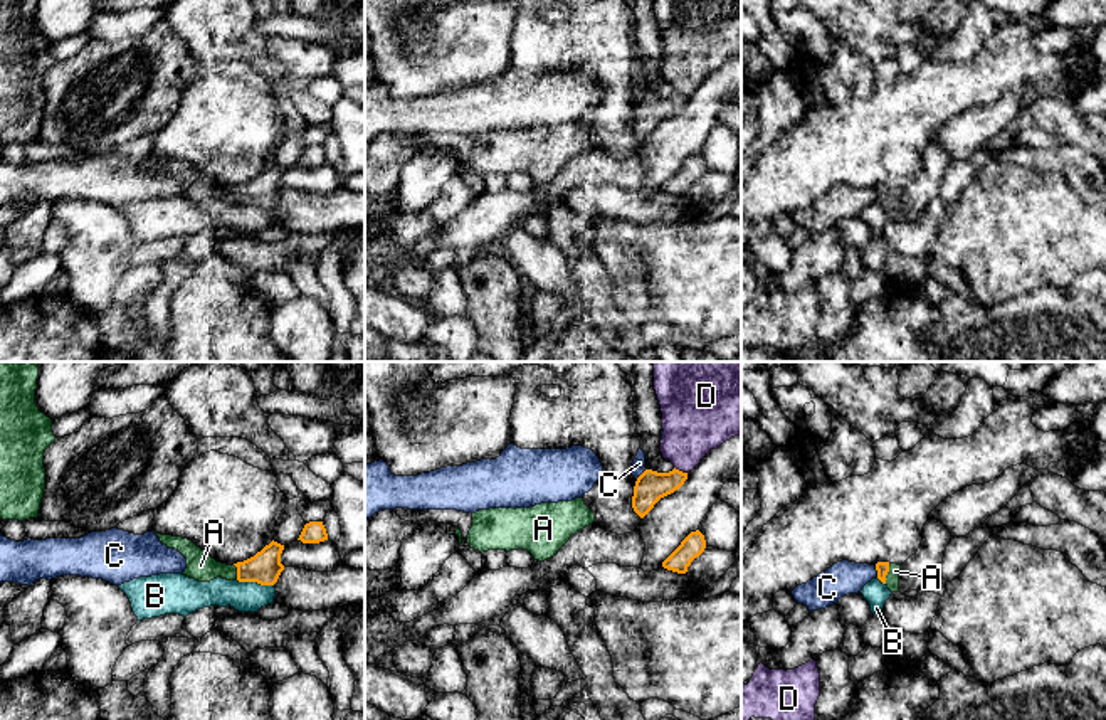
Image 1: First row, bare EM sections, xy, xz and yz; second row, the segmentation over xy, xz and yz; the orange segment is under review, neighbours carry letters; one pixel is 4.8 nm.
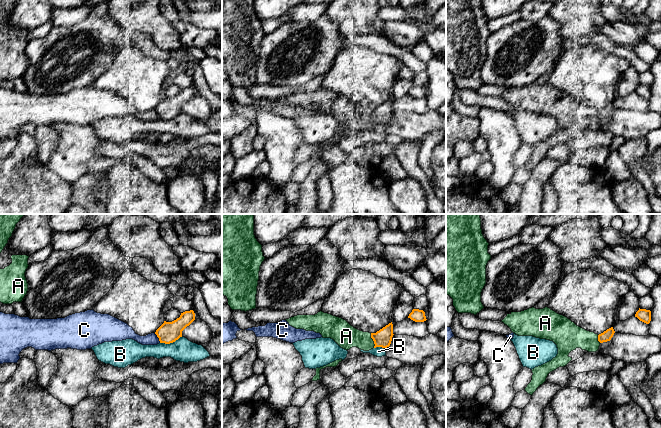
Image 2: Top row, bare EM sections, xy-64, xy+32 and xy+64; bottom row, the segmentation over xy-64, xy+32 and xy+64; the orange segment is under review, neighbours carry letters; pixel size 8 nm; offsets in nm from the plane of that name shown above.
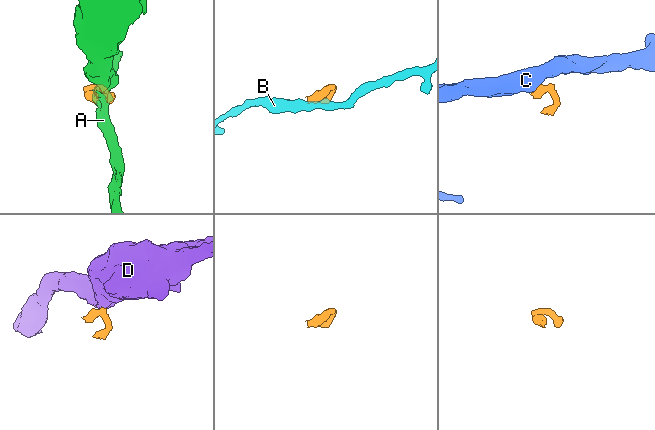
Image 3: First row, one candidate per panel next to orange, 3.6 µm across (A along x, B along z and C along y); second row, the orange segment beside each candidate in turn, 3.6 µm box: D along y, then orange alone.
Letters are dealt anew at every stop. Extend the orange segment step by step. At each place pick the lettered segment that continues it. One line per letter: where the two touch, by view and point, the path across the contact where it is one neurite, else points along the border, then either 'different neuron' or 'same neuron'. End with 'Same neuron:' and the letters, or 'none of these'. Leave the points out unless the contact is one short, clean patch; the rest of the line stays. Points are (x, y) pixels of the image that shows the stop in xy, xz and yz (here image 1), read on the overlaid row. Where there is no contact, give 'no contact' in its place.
A: contact yz (886, 574); same neuron
B: contact xy (256, 581); border xy (237, 579), (273, 586); different neuron
C: contact yz (876, 569); border yz (874, 566), (878, 576); different neuron
D: contact xz (681, 471); border xz (674, 466), (686, 473); different neuron
Same neuron: A

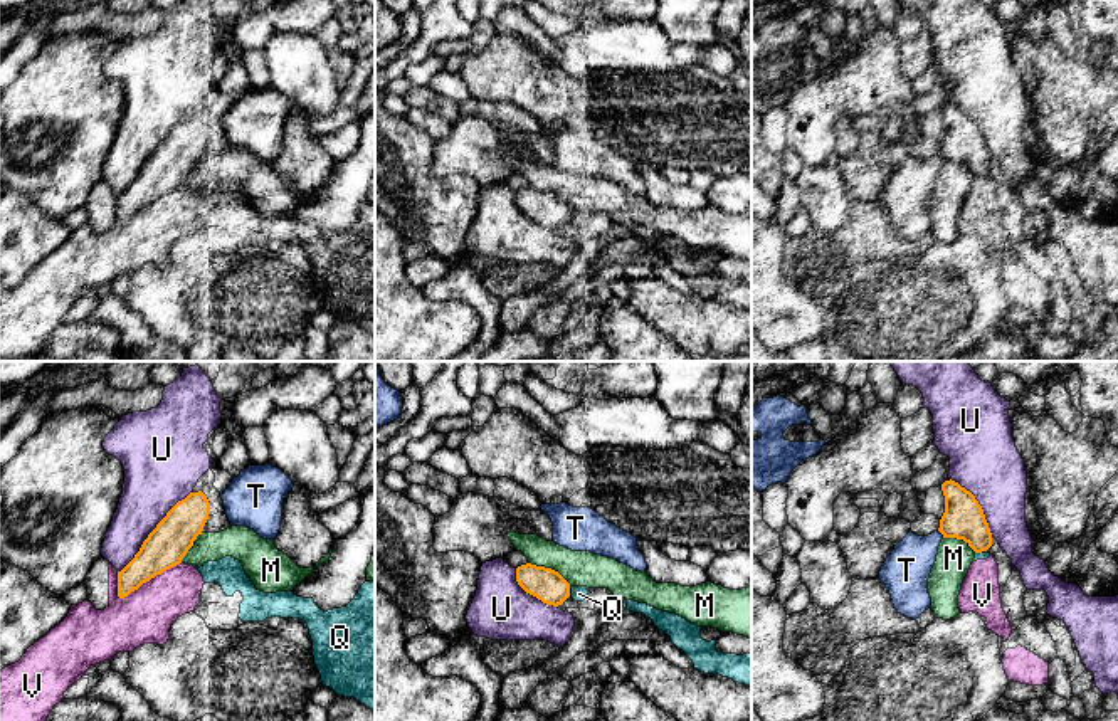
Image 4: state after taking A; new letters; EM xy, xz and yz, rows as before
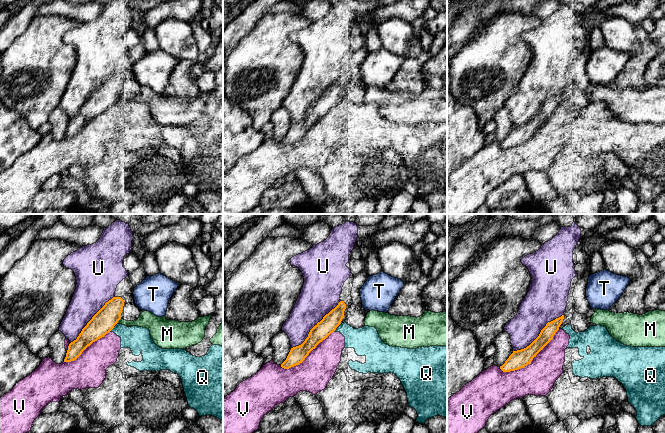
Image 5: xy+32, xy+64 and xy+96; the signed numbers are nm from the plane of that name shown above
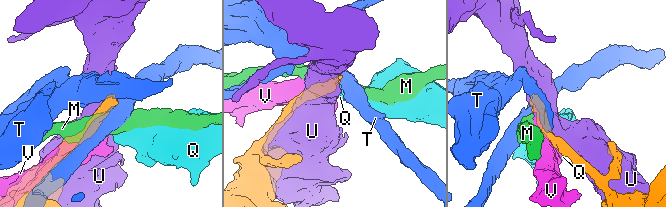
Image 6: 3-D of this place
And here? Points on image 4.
M: contact xz (550, 568); different neuron
Q: contact yz (979, 552); different neuron
T: contact yz (940, 531); different neuron
U: contact xy (152, 531); different neuron
V: contact xy (147, 580); different neuron
Same neuron: none of these

